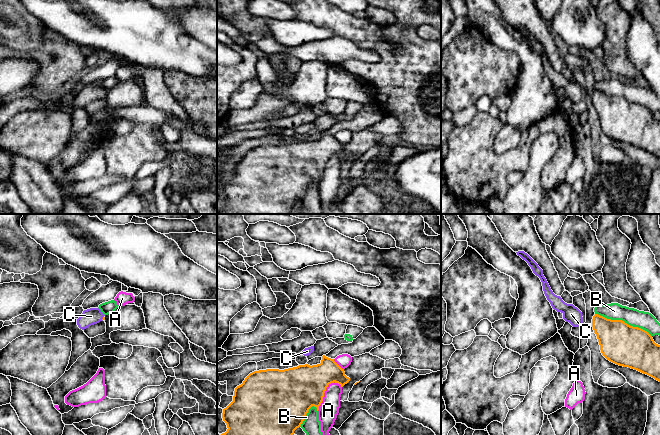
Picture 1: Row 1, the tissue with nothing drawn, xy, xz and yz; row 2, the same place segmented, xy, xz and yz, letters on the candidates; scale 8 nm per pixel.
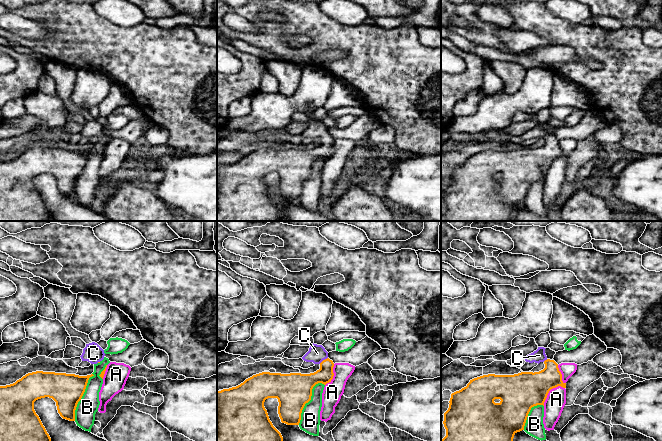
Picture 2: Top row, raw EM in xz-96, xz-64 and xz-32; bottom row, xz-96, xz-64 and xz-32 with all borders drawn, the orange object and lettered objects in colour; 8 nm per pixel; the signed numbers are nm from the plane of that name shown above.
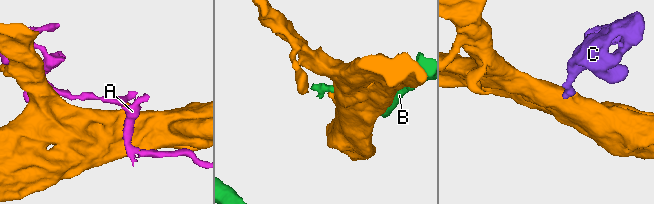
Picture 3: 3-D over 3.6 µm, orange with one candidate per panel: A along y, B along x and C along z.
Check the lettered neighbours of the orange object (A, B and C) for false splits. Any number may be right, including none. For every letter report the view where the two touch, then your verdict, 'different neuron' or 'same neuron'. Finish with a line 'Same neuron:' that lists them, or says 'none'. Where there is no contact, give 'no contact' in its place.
A: contact in xz; different neuron
B: contact in yz; different neuron
C: contact in xy; same neuron
Same neuron: C

